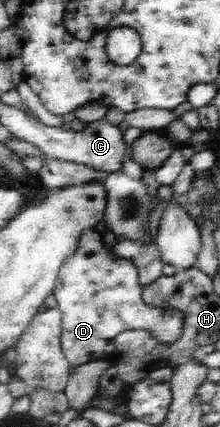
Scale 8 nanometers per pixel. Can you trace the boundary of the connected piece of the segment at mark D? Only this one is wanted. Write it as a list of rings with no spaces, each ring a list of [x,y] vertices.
[[[94,230],[83,231],[77,250],[65,258],[59,268],[53,294],[62,312],[61,350],[70,366],[108,358],[114,351],[117,335],[129,330],[145,329],[161,344],[171,344],[183,334],[185,320],[183,310],[155,308],[142,297],[137,267],[127,258],[115,256],[107,250],[101,237]]]

